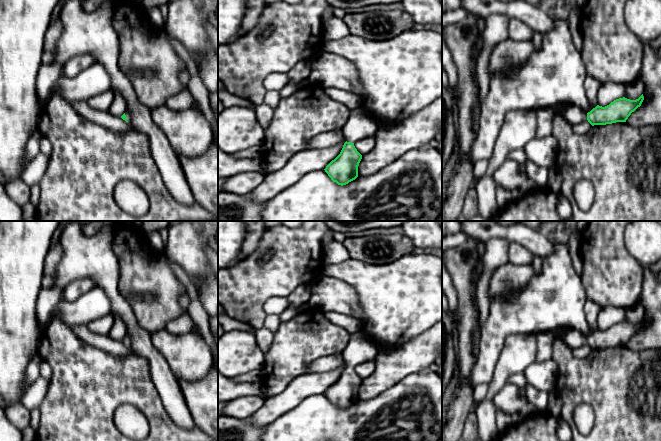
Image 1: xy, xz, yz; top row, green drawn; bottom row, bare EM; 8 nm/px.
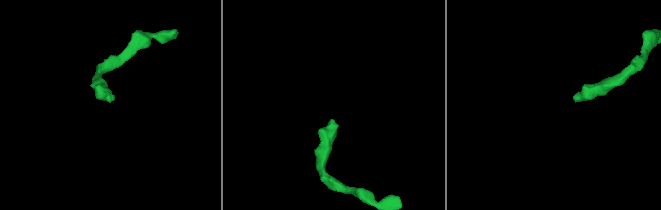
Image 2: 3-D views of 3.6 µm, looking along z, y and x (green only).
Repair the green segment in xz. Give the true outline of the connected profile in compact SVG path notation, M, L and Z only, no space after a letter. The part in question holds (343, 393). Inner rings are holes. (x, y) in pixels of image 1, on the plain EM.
M355 332L341 353L346 366L340 378L324 393L333 406L346 409L358 401L358 390L362 379L354 367L363 362L373 361L379 354L379 349L362 332Z

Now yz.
M642 318L636 324L623 321L614 324L605 331L597 329L588 337L575 329L568 330L557 337L562 339L572 350L585 344L592 350L626 346L631 337L641 330L643 324L644 320Z

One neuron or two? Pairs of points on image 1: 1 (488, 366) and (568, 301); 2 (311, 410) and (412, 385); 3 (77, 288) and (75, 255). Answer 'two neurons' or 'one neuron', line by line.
1: one neuron
2: one neuron
3: two neurons

